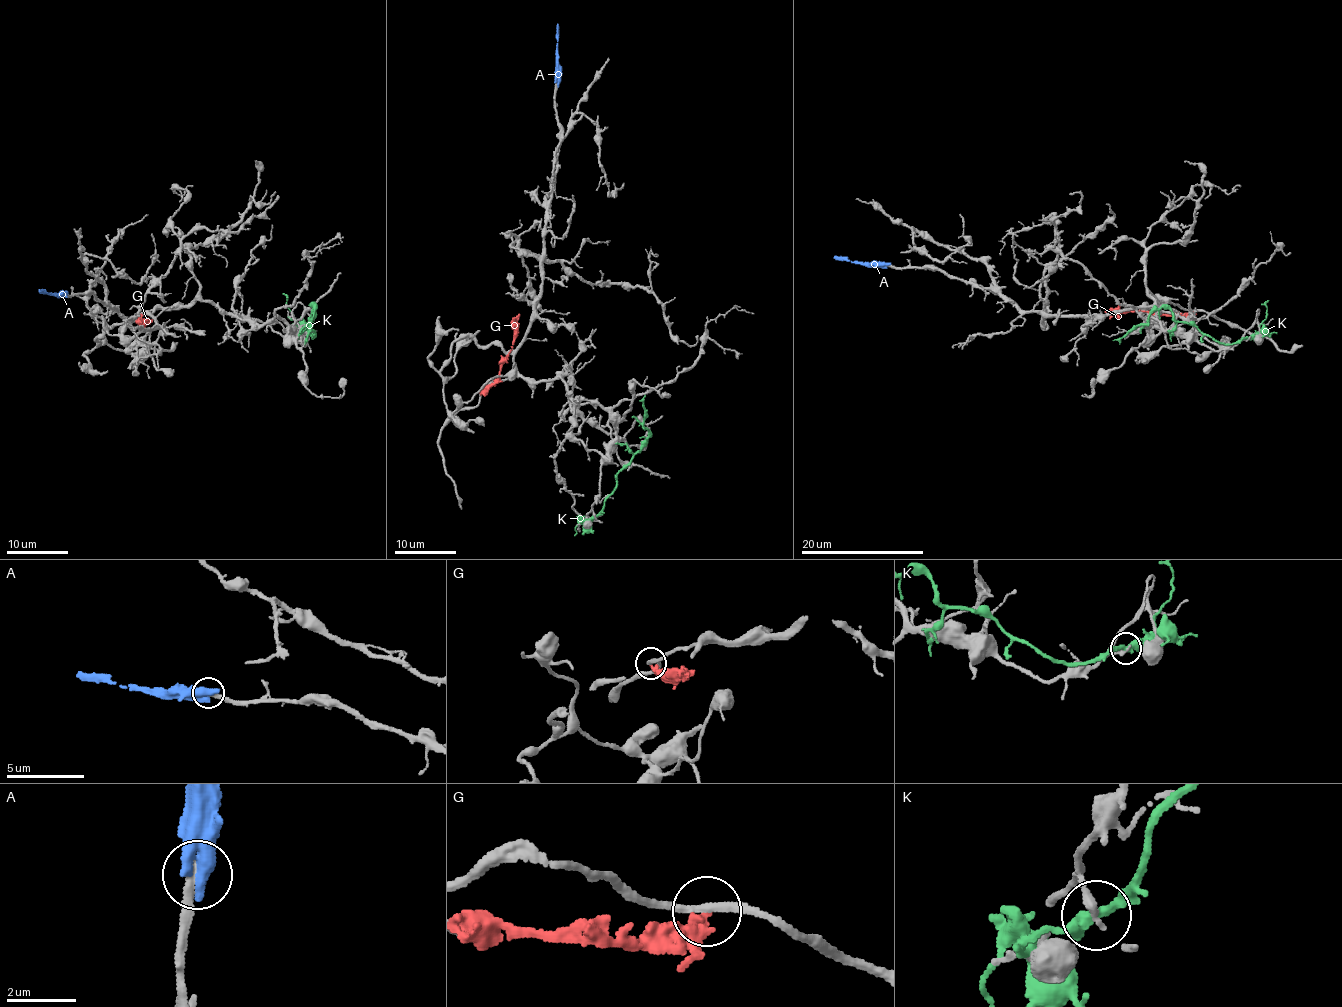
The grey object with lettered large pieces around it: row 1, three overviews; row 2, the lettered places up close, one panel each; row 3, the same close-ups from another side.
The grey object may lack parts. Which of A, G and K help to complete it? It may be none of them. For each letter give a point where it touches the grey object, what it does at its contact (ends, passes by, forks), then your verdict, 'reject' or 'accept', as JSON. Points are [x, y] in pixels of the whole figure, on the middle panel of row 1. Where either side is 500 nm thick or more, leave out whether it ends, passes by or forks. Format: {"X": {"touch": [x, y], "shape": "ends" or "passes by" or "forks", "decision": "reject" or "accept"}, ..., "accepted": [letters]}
{"A": {"touch": [557, 82], "decision": "reject"}, "G": {"touch": [480, 392], "shape": "ends", "decision": "reject"}, "K": {"touch": [595, 516], "shape": "forks", "decision": "reject"}, "accepted": []}

